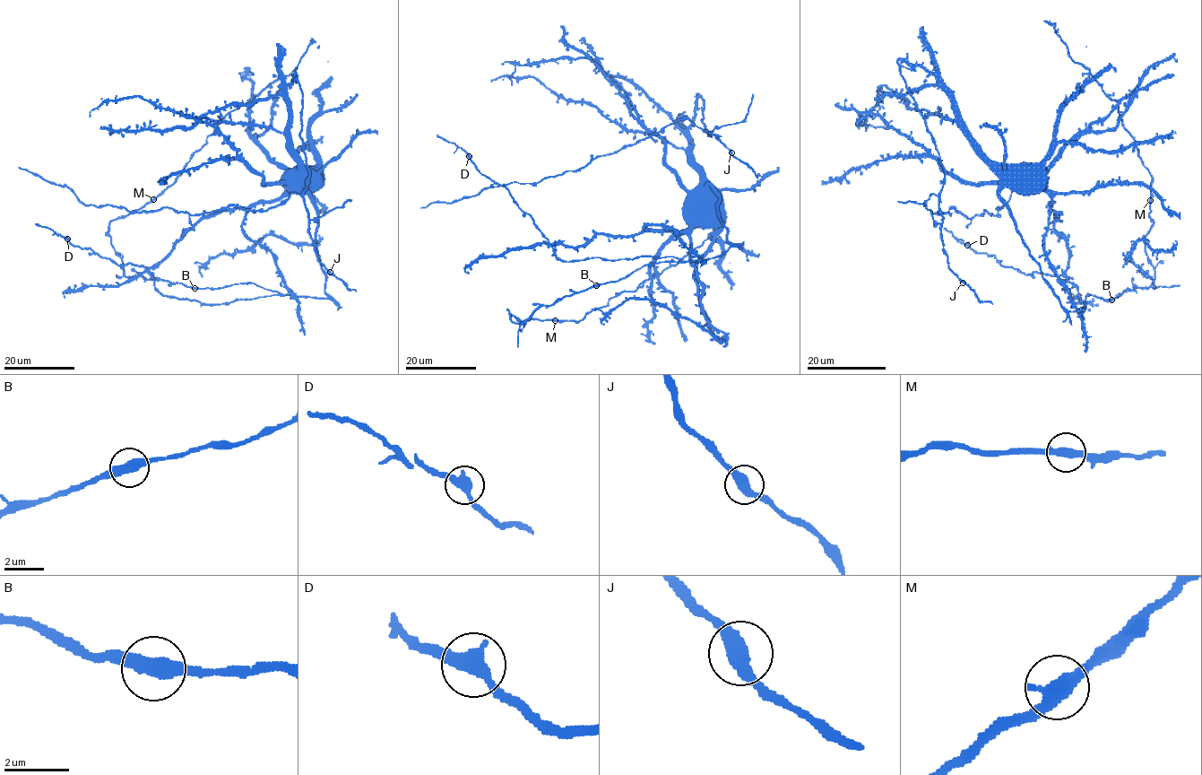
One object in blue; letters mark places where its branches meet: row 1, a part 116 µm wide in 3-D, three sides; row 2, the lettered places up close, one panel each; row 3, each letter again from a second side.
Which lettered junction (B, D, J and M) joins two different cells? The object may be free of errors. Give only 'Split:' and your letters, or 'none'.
Split: none

